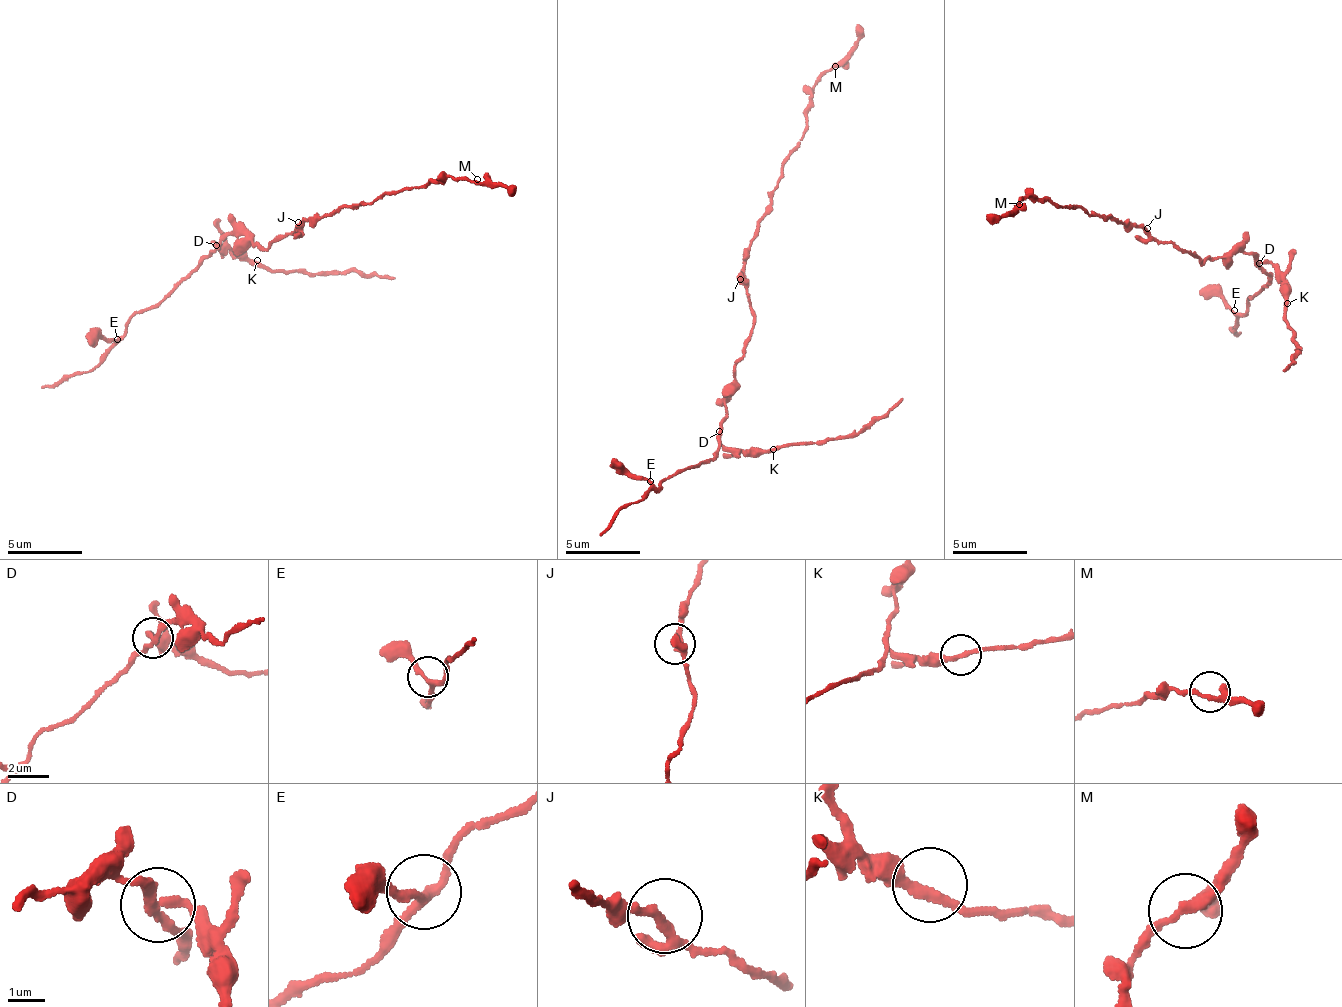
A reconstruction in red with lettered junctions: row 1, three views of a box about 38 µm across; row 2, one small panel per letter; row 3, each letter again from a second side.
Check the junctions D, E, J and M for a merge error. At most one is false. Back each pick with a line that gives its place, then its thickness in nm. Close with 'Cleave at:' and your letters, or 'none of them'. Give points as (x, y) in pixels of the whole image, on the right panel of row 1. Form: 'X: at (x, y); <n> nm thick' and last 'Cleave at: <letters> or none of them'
D: at (1259, 263); 220 nm thick
Cleave at: D

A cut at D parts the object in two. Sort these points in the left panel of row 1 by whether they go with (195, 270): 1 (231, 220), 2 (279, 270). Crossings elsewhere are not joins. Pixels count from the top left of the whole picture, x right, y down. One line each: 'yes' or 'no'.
1: yes
2: no

